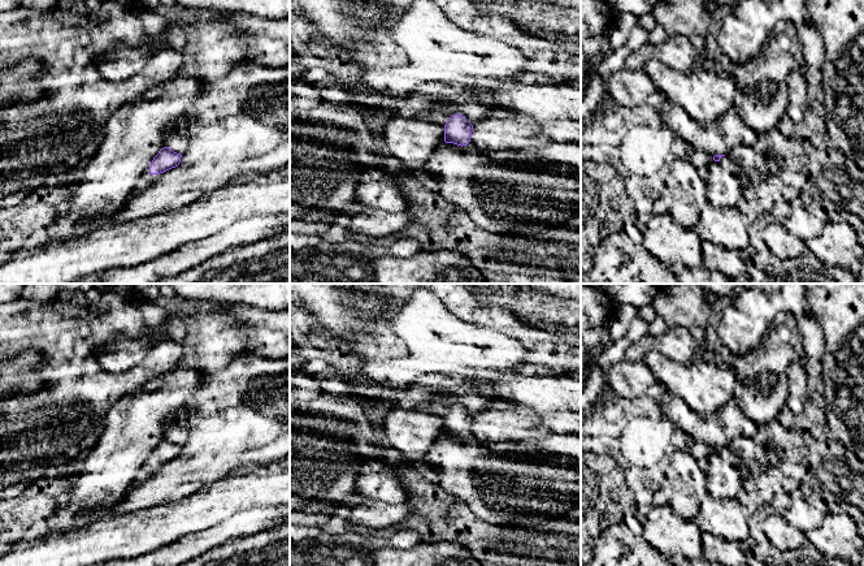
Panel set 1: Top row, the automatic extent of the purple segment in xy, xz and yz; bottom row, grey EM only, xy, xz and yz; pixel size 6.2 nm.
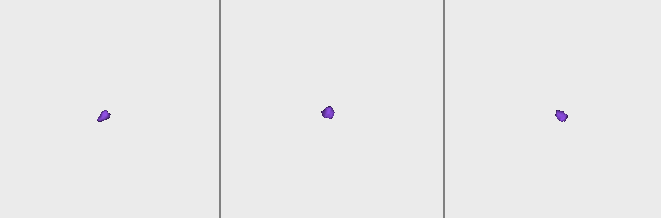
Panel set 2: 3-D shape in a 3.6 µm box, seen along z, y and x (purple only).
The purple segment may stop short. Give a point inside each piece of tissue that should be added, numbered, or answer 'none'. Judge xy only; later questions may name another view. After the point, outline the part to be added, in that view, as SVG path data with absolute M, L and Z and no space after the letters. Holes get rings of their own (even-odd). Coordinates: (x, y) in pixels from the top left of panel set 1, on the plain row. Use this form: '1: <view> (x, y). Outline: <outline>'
none

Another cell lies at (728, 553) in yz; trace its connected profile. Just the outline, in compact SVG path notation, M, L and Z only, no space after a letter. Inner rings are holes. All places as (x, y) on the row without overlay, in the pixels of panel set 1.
M711 533L703 535L703 557L722 566L744 566L748 559L739 543L726 541Z

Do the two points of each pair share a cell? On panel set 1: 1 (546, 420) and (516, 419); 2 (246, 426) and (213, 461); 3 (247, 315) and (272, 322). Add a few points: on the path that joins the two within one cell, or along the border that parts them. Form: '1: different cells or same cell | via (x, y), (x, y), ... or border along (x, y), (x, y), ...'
1: same cell | via (538, 420), (524, 420)
2: same cell | via (239, 435), (222, 452)
3: same cell | via (254, 318), (265, 319)

